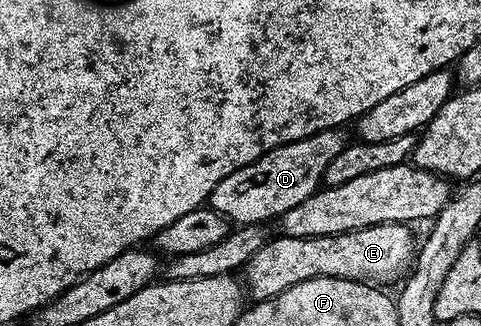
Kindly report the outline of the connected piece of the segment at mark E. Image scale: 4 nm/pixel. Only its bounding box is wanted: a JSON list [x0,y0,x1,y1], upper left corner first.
[242,225,418,302]

